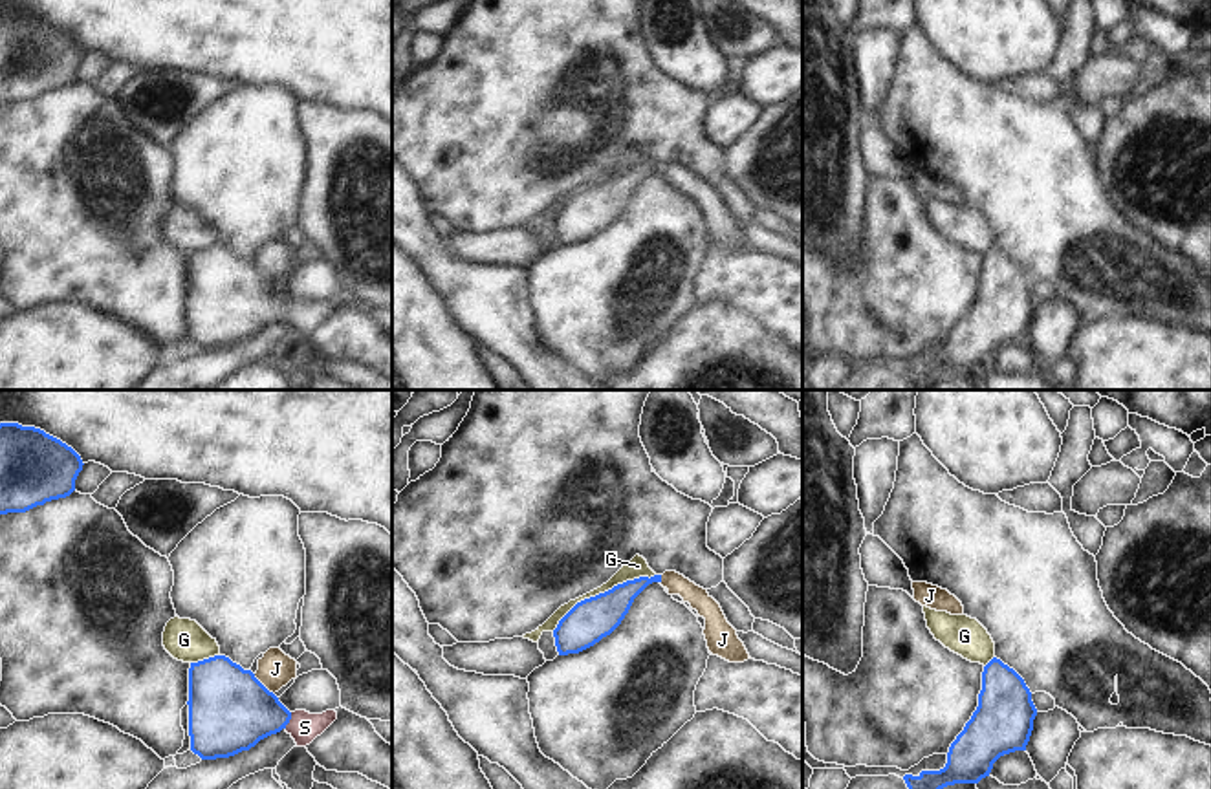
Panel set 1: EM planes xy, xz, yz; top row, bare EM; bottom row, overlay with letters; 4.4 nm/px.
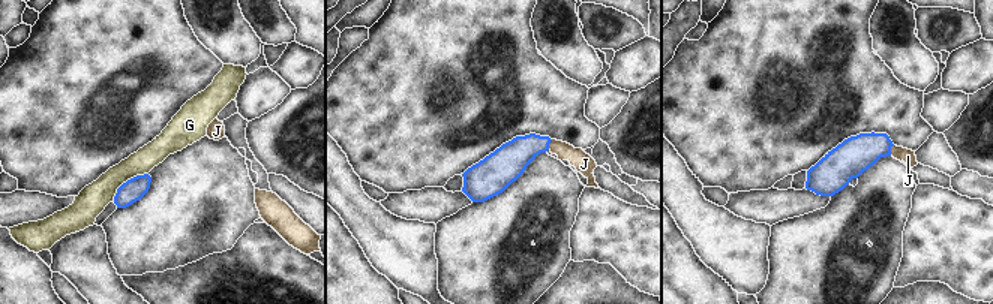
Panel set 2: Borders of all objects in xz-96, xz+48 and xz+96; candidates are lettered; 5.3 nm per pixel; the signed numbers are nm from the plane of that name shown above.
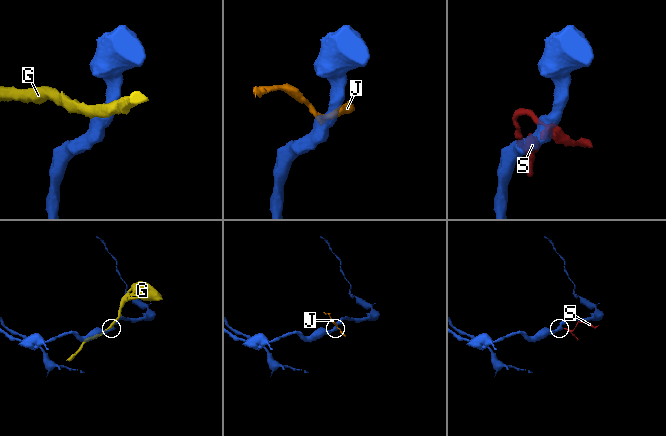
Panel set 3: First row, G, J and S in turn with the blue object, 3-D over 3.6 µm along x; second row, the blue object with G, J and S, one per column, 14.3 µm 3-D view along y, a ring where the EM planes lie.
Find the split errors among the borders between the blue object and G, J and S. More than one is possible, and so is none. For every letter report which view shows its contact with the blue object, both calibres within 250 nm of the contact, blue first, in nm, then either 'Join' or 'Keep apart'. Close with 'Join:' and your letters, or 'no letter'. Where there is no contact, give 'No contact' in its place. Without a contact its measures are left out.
G: Touches blue in xz. Thickness 190 nm (blue) against 90 nm. Keep apart
J: Touches blue in xy. Thickness 360 nm (blue) against 160 nm. Keep apart
S: Touches blue in xy. Thickness 340 nm (blue) against 140 nm. Join
Join: S.

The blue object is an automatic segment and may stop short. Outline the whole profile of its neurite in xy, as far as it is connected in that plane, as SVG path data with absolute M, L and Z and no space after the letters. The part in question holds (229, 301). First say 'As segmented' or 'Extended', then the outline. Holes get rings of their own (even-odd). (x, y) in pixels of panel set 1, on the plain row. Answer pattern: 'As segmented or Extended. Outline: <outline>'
Extended. Outline: M225 245L191 253L187 295L191 340L202 350L249 340L282 319L306 337L337 309L335 300L289 302L251 260Z

